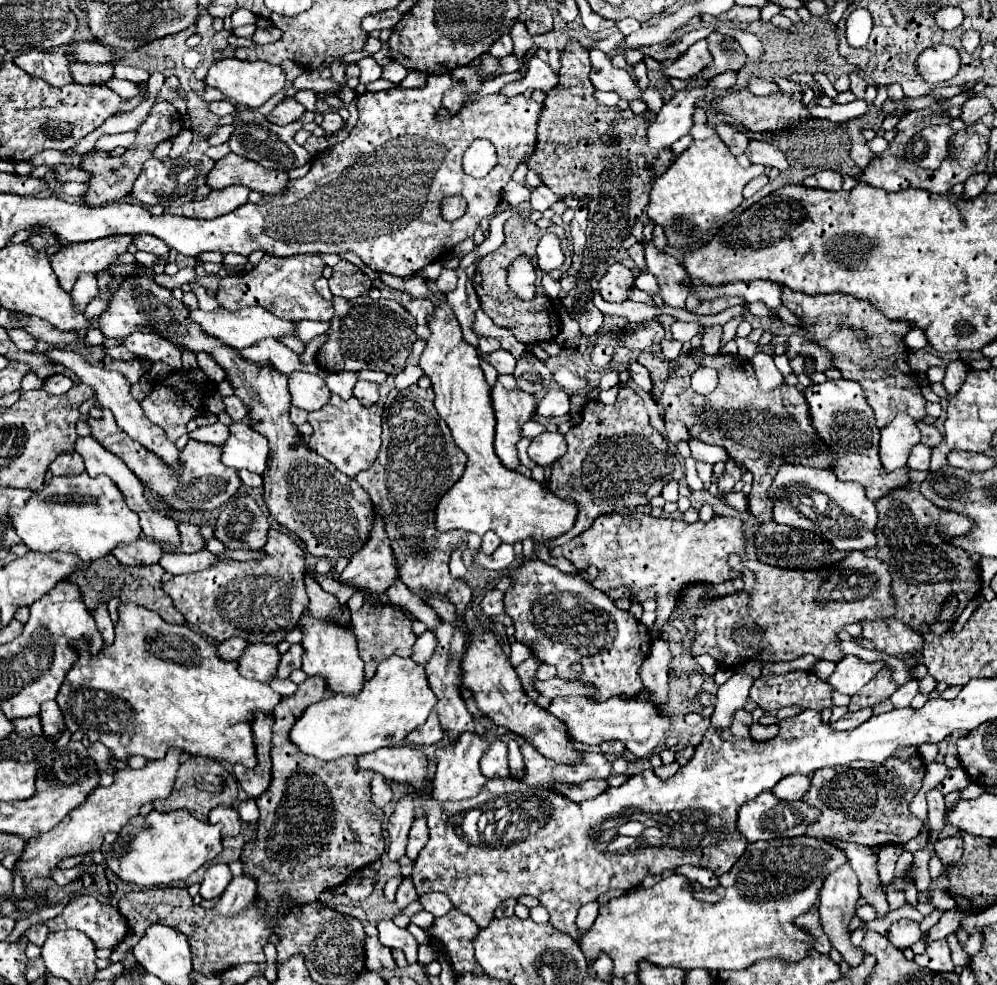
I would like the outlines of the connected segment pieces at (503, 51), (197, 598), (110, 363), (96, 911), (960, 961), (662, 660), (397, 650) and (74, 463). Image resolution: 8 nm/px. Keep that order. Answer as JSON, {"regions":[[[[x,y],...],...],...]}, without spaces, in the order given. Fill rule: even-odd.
{"regions":[[[[505,34],[505,36],[501,36],[495,44],[493,44],[493,48],[489,48],[489,52],[487,54],[493,54],[493,56],[509,56],[511,54],[511,50],[513,50],[513,42],[511,42],[511,36],[509,34]]],[[[269,530],[263,552],[267,554],[263,560],[221,560],[203,572],[173,576],[163,588],[187,622],[217,642],[239,636],[251,644],[279,644],[285,640],[285,634],[299,624],[305,606],[309,606],[303,586],[305,552],[295,538],[277,530]]],[[[105,356],[105,358],[103,358],[103,364],[105,364],[107,370],[117,370],[117,372],[121,372],[121,374],[127,378],[127,382],[131,382],[131,384],[135,384],[135,382],[141,378],[141,374],[143,374],[141,364],[139,364],[137,358],[135,358],[135,360],[129,360],[129,362],[123,362],[123,360],[113,360],[113,358]]],[[[75,896],[59,914],[45,922],[49,932],[75,928],[87,934],[97,948],[115,948],[127,934],[127,920],[111,904],[103,904],[93,896]]],[[[949,934],[947,936],[947,942],[949,942],[949,948],[951,948],[951,958],[953,958],[953,964],[955,966],[967,966],[969,964],[969,958],[967,958],[967,954],[959,948],[959,944],[957,944],[957,934]]],[[[659,639],[652,644],[650,653],[639,669],[644,687],[651,692],[651,700],[655,700],[659,704],[668,702],[668,679],[671,662],[672,654],[668,644]]],[[[363,604],[361,610],[351,614],[351,622],[353,622],[353,630],[359,642],[359,656],[365,662],[365,680],[371,680],[377,664],[383,662],[385,658],[399,654],[399,656],[411,656],[411,646],[415,644],[417,636],[411,630],[411,618],[405,616],[405,612],[401,608],[393,608],[391,604],[383,604],[383,606],[371,606],[371,604]]],[[[71,452],[71,454],[59,454],[51,462],[49,470],[53,472],[53,476],[73,476],[85,472],[85,464],[77,452]]]]}

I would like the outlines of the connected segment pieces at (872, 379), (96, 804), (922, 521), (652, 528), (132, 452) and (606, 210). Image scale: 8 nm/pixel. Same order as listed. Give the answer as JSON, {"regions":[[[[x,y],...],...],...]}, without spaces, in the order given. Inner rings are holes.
{"regions":[[[[783,288],[783,304],[803,320],[803,328],[811,334],[809,338],[825,346],[835,354],[835,366],[843,372],[843,378],[857,380],[863,388],[867,404],[875,410],[877,426],[885,428],[895,414],[909,414],[915,420],[925,416],[925,398],[915,382],[915,374],[907,368],[907,346],[901,342],[903,334],[911,328],[907,322],[885,318],[869,302],[857,300],[847,294],[819,294],[805,296]],[[851,328],[861,328],[869,334],[867,342],[859,342]]],[[[171,748],[163,760],[147,762],[147,766],[141,770],[131,770],[131,768],[117,770],[115,784],[111,784],[109,788],[99,786],[95,792],[89,794],[83,808],[75,808],[51,832],[43,832],[35,840],[29,840],[23,854],[19,856],[15,864],[13,874],[19,872],[23,882],[27,884],[27,880],[33,880],[35,876],[51,876],[55,870],[59,870],[59,862],[71,856],[83,856],[83,862],[79,866],[91,866],[93,858],[89,854],[101,848],[105,832],[119,832],[127,824],[129,818],[139,814],[139,808],[145,802],[151,802],[155,798],[165,798],[171,794],[175,772],[183,758],[185,756],[181,750]]],[[[895,490],[889,496],[885,496],[883,500],[875,502],[877,512],[879,512],[879,522],[877,522],[877,546],[869,548],[865,554],[867,556],[875,556],[881,560],[891,560],[893,558],[893,566],[891,574],[893,574],[893,594],[897,598],[897,620],[903,620],[907,626],[915,628],[915,632],[919,632],[923,636],[923,632],[935,632],[937,636],[941,636],[943,632],[947,632],[953,622],[943,622],[941,628],[937,626],[935,614],[939,610],[939,606],[951,596],[957,594],[959,596],[959,612],[957,616],[965,610],[965,606],[975,600],[981,594],[981,574],[977,564],[971,560],[969,552],[963,552],[963,548],[955,548],[955,544],[947,544],[947,540],[941,538],[939,532],[935,534],[927,534],[927,528],[931,524],[939,526],[939,520],[949,520],[949,536],[963,536],[967,532],[971,532],[971,526],[975,528],[975,524],[971,524],[971,520],[967,520],[967,516],[959,516],[959,512],[939,512],[939,508],[935,508],[935,504],[931,504],[919,490]]],[[[623,512],[623,514],[611,514],[611,516],[599,516],[599,520],[593,522],[589,530],[583,534],[575,536],[563,546],[551,548],[551,556],[565,556],[575,564],[577,570],[585,570],[589,566],[599,568],[599,578],[593,582],[593,588],[599,588],[603,594],[607,594],[611,600],[617,598],[627,598],[627,600],[637,600],[643,602],[647,598],[657,600],[657,620],[651,626],[651,632],[659,638],[663,626],[673,614],[675,602],[679,598],[679,590],[685,584],[691,582],[709,582],[709,584],[721,584],[725,580],[733,580],[739,574],[729,566],[727,558],[729,554],[745,554],[745,542],[747,536],[743,532],[743,522],[739,518],[731,516],[715,516],[709,522],[693,522],[687,524],[685,520],[675,520],[675,518],[653,518],[651,514],[645,512]]],[[[103,410],[101,418],[89,418],[87,420],[91,426],[91,436],[109,452],[113,452],[115,456],[119,456],[135,474],[141,482],[145,482],[153,492],[157,492],[171,508],[177,510],[213,510],[219,508],[221,504],[225,504],[229,498],[233,498],[237,494],[237,490],[243,486],[237,470],[227,468],[219,456],[223,454],[221,446],[211,446],[207,442],[197,442],[197,440],[189,440],[187,446],[181,450],[181,460],[185,464],[185,470],[179,478],[171,478],[169,466],[163,466],[163,462],[151,454],[149,450],[141,448],[135,440],[131,440],[117,424],[111,412]]],[[[571,40],[561,54],[561,70],[559,70],[559,84],[547,92],[543,102],[543,112],[539,114],[537,124],[537,150],[527,160],[527,166],[535,170],[543,184],[551,188],[559,198],[569,194],[579,196],[589,204],[589,220],[587,220],[587,246],[583,252],[585,270],[583,272],[601,272],[609,264],[613,264],[623,248],[623,240],[631,236],[633,224],[643,216],[653,182],[661,176],[675,160],[675,154],[669,148],[655,150],[647,148],[647,128],[655,122],[655,114],[645,112],[635,116],[629,108],[621,110],[617,106],[605,106],[595,98],[595,88],[589,80],[591,60],[589,52],[577,42]]]]}

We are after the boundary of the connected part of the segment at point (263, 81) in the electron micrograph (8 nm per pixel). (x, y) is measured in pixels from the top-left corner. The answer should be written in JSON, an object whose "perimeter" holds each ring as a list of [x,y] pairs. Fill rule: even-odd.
{"perimeter":[[[223,58],[209,68],[205,82],[217,90],[221,90],[227,98],[235,100],[237,104],[245,104],[249,108],[261,108],[273,94],[283,90],[285,86],[285,72],[281,66],[273,66],[267,62],[245,62],[237,58]]]}

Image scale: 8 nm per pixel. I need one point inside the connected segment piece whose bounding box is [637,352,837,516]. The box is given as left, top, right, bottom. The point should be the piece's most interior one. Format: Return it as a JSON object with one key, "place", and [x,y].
{"place":[760,431]}

